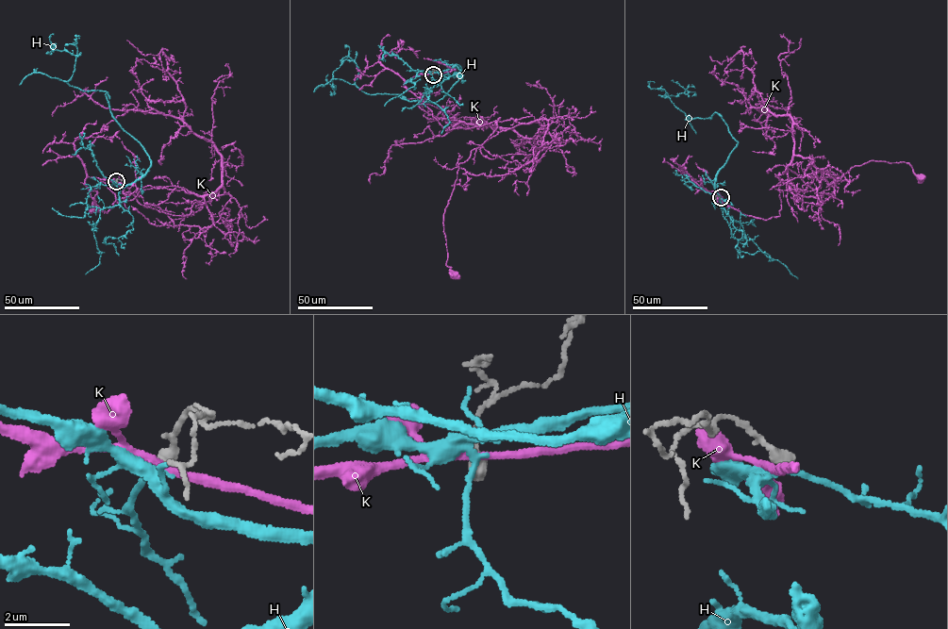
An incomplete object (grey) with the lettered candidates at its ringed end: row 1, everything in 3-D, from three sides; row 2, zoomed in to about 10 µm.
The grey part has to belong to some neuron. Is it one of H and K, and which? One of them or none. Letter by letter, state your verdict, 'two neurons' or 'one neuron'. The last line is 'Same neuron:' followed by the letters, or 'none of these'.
H: two neurons
K: two neurons
Same neuron: none of these

